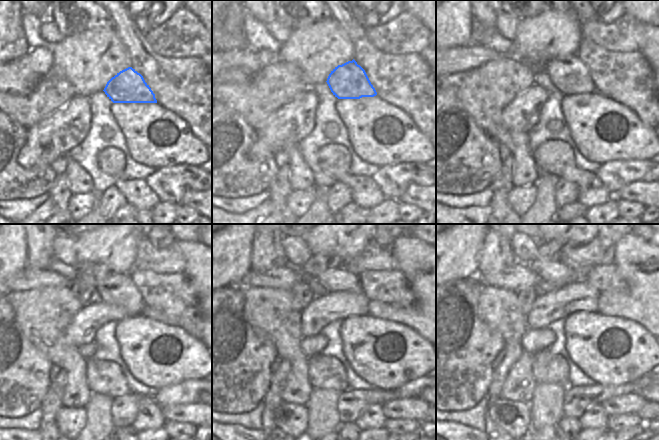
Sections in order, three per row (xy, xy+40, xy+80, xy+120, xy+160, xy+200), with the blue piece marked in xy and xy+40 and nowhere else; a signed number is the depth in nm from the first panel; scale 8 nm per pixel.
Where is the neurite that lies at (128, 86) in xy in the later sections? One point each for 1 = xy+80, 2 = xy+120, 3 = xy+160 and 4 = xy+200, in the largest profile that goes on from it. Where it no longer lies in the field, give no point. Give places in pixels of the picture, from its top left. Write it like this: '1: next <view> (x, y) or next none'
1: next xy+80 (569, 75)
2: next xy+120 (118, 289)
3: next xy+160 (333, 279)
4: next xy+200 (549, 269)

